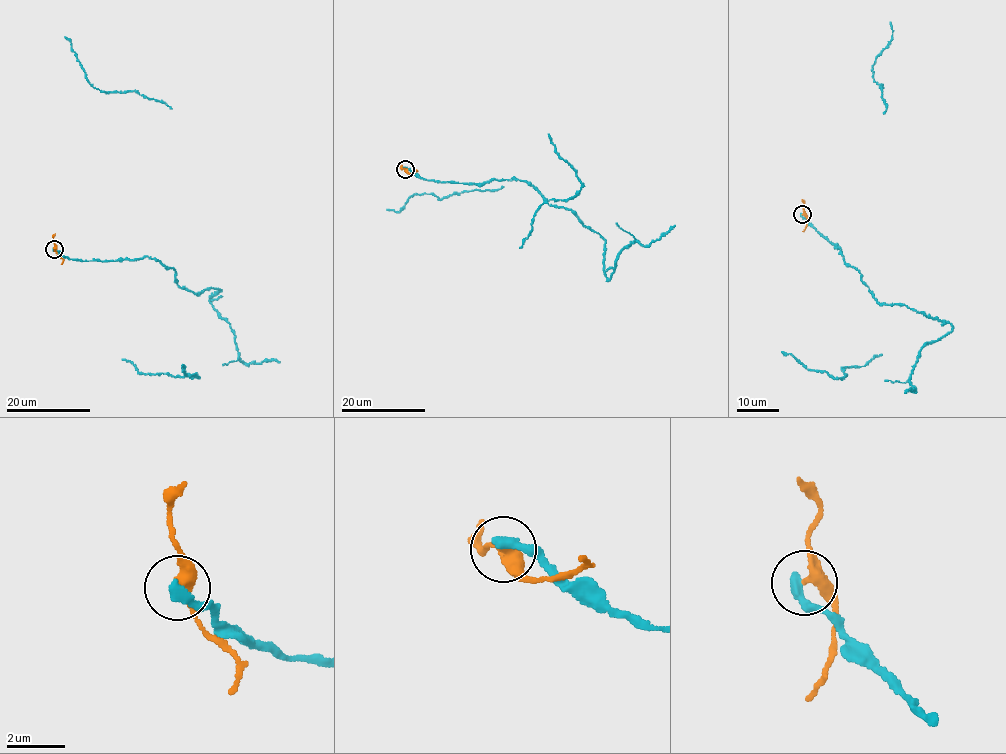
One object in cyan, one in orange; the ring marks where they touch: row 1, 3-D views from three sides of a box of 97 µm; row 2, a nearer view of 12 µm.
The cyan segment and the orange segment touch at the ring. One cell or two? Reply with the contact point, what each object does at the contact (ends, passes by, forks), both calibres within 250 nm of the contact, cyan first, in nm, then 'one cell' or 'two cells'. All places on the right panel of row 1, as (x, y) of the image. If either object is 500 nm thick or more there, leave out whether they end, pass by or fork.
(802, 214) | cyan ends | orange passes by | 400/360 nm | two cells

